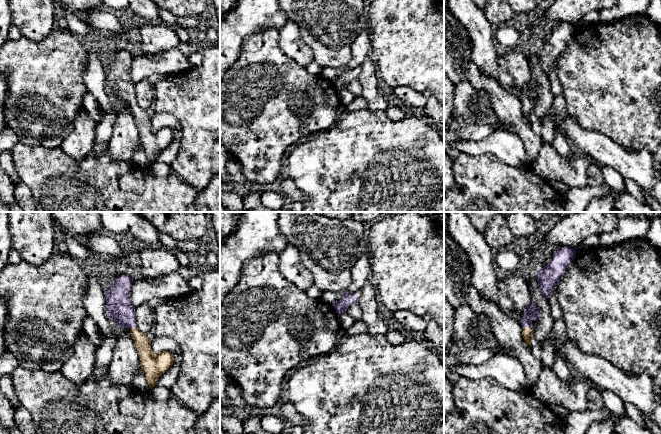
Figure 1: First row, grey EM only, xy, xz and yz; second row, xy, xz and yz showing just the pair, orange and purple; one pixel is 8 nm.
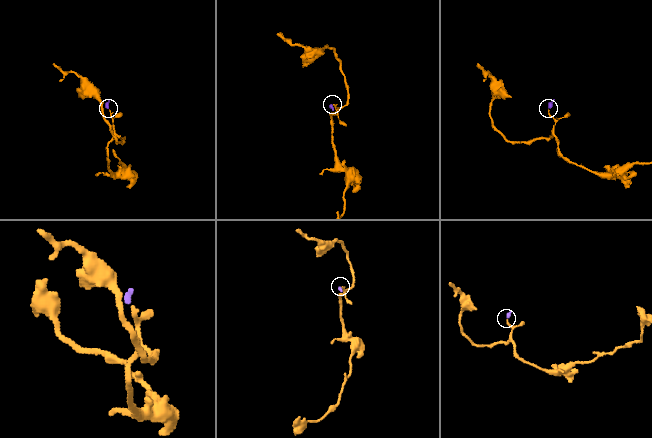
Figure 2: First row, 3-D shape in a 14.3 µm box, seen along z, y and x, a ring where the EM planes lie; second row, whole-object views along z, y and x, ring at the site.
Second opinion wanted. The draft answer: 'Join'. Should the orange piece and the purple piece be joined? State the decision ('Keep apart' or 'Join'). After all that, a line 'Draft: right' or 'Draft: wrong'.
Join
Draft: right

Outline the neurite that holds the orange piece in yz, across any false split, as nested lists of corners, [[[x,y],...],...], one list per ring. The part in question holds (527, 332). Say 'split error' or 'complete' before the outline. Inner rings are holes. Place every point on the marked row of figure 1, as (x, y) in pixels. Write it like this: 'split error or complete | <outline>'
split error | [[[532,300],[528,307],[524,309],[524,315],[522,317],[522,335],[526,342],[526,344],[531,347],[531,342],[533,339],[533,331],[531,329],[530,321],[535,319],[537,322],[540,320],[540,313],[538,307],[536,306],[535,302]]]

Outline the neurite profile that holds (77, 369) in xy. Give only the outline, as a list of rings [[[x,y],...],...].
[[[82,330],[74,345],[73,355],[64,362],[61,372],[76,385],[86,382],[94,371],[96,347]]]

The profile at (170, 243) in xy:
[[[162,232],[159,233],[159,238],[165,248],[172,251],[177,250],[178,241],[176,239]]]

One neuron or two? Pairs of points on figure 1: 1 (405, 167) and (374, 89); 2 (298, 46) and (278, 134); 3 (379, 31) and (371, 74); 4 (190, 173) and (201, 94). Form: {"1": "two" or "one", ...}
{"1": "two", "2": "two", "3": "two", "4": "one"}

